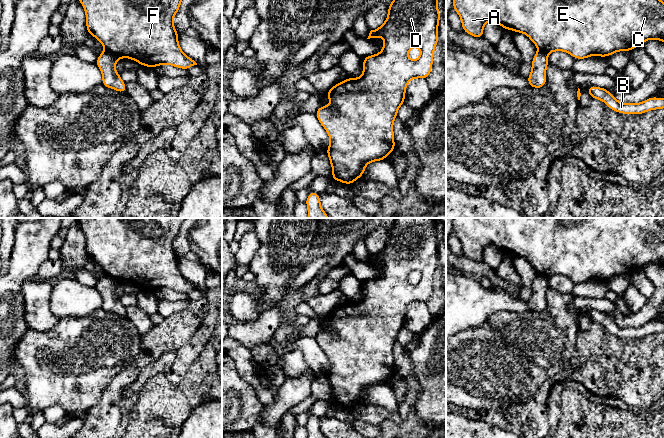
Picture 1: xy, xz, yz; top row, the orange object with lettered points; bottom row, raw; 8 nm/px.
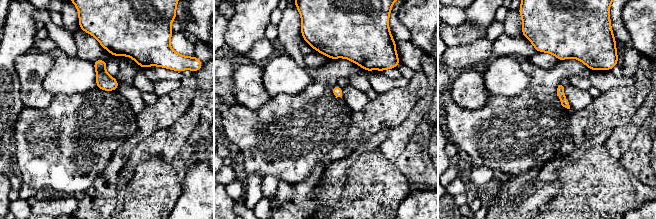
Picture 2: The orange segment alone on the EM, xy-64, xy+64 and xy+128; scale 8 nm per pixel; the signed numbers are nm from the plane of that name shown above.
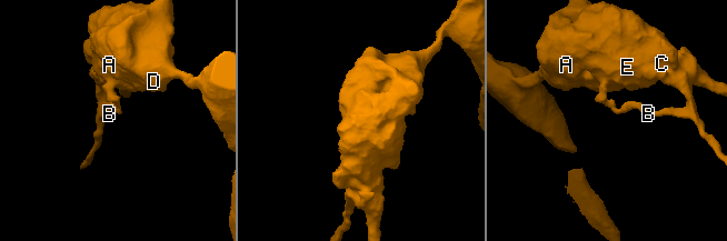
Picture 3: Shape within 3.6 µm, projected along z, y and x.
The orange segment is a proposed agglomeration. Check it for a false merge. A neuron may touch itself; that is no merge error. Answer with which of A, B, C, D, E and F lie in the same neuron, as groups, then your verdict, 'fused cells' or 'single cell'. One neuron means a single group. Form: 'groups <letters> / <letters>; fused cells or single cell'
groups A C D E F / B; fused cells

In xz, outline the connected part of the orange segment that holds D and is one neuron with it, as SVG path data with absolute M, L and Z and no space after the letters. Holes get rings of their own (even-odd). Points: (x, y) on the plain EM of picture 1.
M395 218L393 226L388 230L388 240L386 245L378 253L371 254L367 262L378 262L379 260L382 260L384 262L383 274L376 279L363 281L363 299L361 301L347 302L346 304L334 309L332 313L326 317L328 323L331 325L331 329L320 330L315 339L330 361L330 369L326 374L333 396L333 400L330 402L330 404L338 404L342 407L351 409L355 404L363 400L365 391L368 387L373 385L384 385L386 380L390 378L393 374L395 374L393 346L397 341L399 331L405 326L404 323L407 308L411 303L427 303L432 295L434 273L439 265L438 248L440 244L440 235L438 234L438 231L436 229L438 224L440 223L437 218ZM413 271L419 271L421 273L421 279L415 285L412 285L408 282L408 275Z

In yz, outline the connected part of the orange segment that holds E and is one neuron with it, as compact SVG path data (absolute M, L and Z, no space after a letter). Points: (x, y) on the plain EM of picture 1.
M452 218L453 232L460 240L462 252L473 261L484 262L483 252L486 246L495 245L503 251L514 256L526 258L537 270L539 275L546 278L553 275L564 275L575 283L585 283L592 279L607 281L615 276L628 274L631 276L635 271L642 269L648 263L664 265L664 225L660 225L657 218Z

